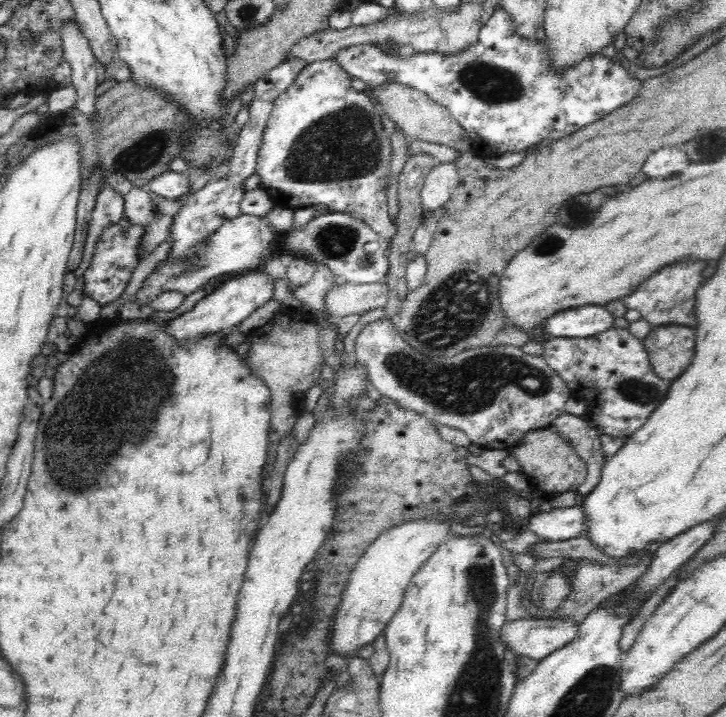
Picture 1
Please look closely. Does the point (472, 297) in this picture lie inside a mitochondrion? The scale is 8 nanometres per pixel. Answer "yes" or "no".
yes

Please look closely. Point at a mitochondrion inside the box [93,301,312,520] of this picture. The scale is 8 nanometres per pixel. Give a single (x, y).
(164, 390)

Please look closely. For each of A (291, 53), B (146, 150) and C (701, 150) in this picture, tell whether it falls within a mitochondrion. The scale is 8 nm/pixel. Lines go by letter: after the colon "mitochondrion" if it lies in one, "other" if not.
A: other
B: mitochondrion
C: mitochondrion

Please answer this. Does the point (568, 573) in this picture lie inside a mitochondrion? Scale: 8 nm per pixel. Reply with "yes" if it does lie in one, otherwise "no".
no

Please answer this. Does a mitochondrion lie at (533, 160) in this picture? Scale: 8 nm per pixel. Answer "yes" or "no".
no

